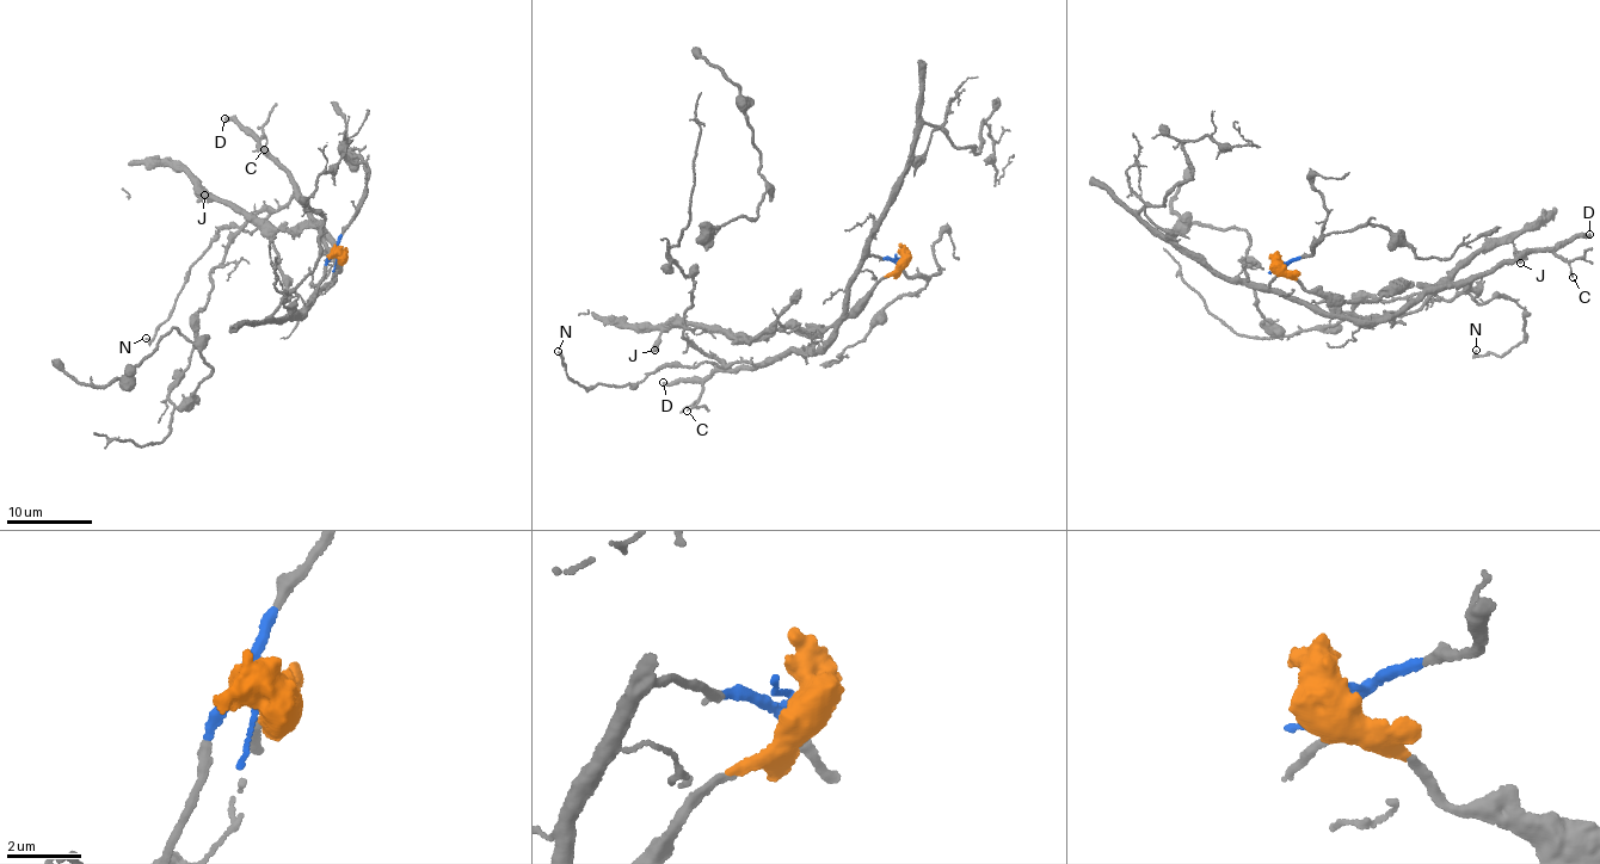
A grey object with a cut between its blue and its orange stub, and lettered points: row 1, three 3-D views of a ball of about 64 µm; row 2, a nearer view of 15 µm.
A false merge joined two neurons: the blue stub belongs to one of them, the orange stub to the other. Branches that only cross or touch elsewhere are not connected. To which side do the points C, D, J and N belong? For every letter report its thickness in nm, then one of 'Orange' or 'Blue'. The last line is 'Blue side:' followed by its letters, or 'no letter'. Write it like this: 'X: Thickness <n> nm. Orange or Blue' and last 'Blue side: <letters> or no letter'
C: Thickness 140 nm. Blue
D: Thickness 340 nm. Blue
J: Thickness 480 nm. Orange
N: Thickness 170 nm. Blue
Blue side: C, D, N

